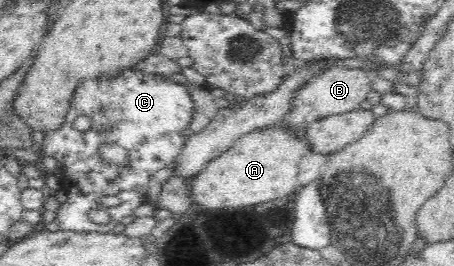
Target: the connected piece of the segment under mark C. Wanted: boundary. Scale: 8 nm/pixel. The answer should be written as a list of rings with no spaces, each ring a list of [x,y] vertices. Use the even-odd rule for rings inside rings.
[[[128,68],[124,69],[124,72],[120,72],[116,78],[102,76],[98,80],[86,80],[86,82],[82,82],[82,86],[78,85],[61,127],[54,132],[46,132],[42,145],[37,147],[42,151],[41,159],[47,156],[56,158],[63,174],[63,177],[60,178],[61,189],[67,193],[67,201],[59,206],[55,219],[45,223],[45,230],[50,232],[84,232],[88,230],[103,233],[112,231],[124,216],[133,214],[138,206],[147,203],[150,176],[154,172],[166,168],[182,153],[187,139],[186,135],[189,133],[188,126],[192,119],[193,100],[188,88],[182,84],[176,84],[170,76],[147,74],[139,69]],[[78,116],[90,118],[90,129],[86,132],[80,132],[74,127],[74,120]],[[104,144],[122,146],[128,152],[130,162],[126,166],[108,164],[98,153],[100,146],[104,146]],[[104,196],[118,196],[121,203],[114,207],[106,207],[104,204],[100,204],[100,200]],[[96,208],[104,210],[110,215],[109,223],[96,224],[90,221],[88,212],[96,210]]]

